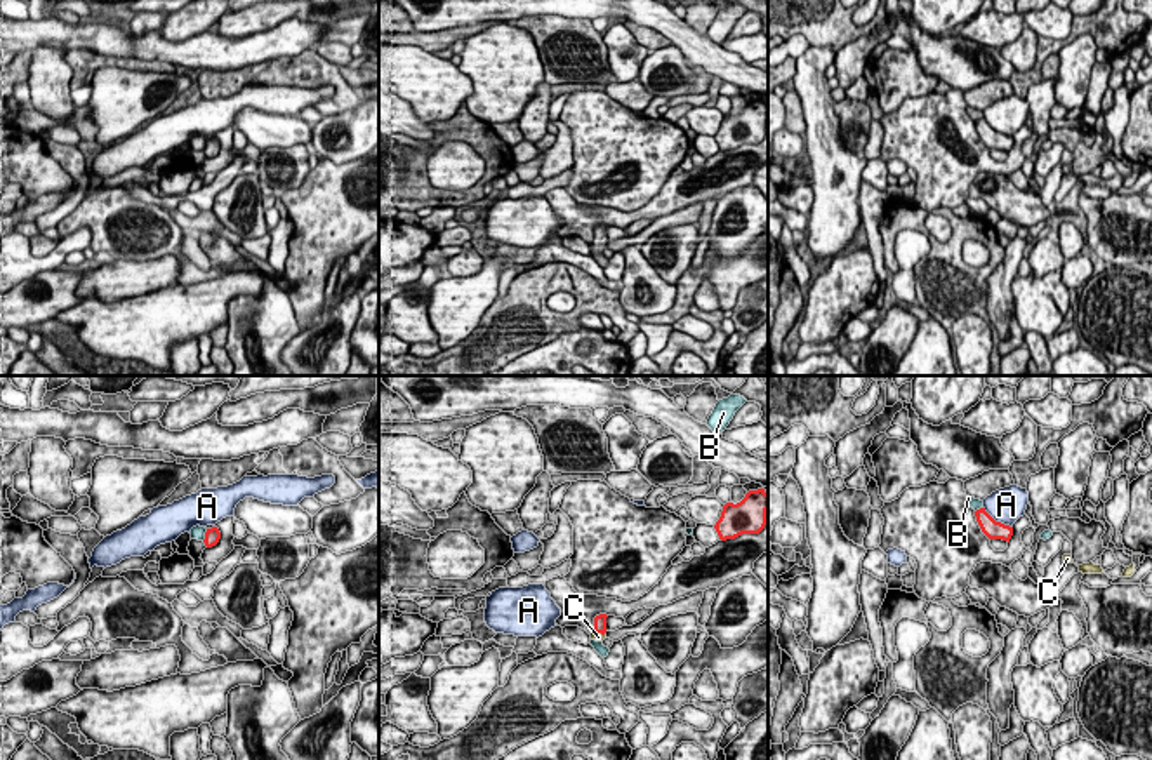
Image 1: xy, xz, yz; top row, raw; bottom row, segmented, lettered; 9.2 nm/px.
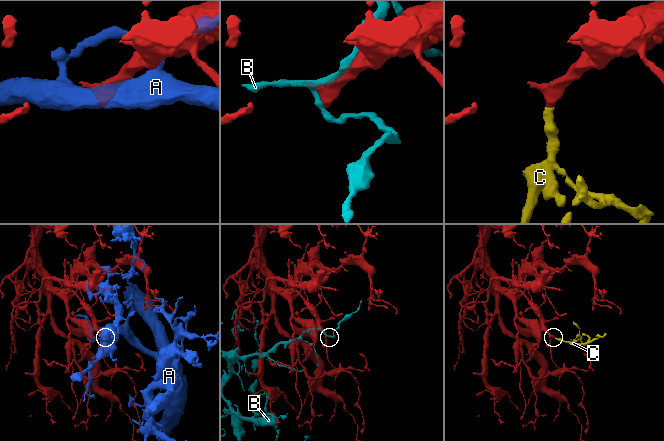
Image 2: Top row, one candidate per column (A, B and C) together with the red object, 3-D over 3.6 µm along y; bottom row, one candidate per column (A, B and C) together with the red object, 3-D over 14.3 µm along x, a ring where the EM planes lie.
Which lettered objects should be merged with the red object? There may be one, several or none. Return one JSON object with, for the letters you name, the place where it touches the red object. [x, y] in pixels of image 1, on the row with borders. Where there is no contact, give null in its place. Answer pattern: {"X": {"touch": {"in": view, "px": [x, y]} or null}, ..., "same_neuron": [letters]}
{"C": {"touch": {"in": "xz", "px": [600, 632]}}, "same_neuron": ["C"]}

